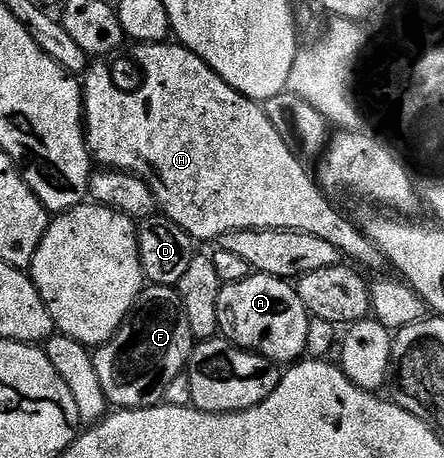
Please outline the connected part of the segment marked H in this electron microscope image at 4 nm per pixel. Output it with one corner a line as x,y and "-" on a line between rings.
137,44
135,49
136,61
144,72
144,82
133,93
116,86
104,63
89,64
82,77
84,138
88,140
88,152
97,166
135,173
142,178
150,187
159,212
178,223
178,227
197,242
215,242
236,229
293,229
326,239
326,243
338,247
341,258
357,266
385,268
380,248
365,235
355,220
347,221
328,202
329,194
320,187
313,174
311,177
304,170
305,162
297,156
293,146
278,135
261,102
252,101
230,87
185,45

